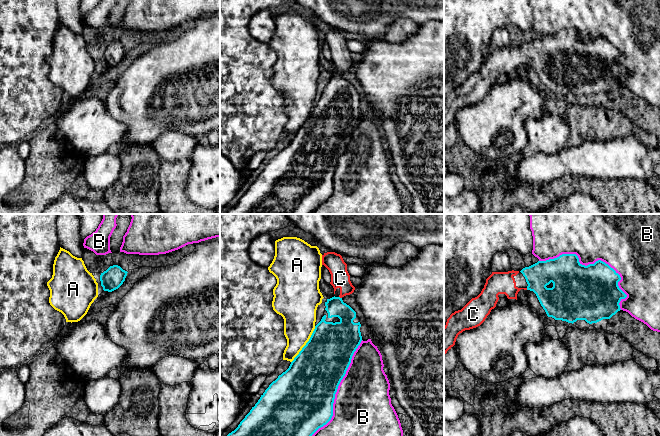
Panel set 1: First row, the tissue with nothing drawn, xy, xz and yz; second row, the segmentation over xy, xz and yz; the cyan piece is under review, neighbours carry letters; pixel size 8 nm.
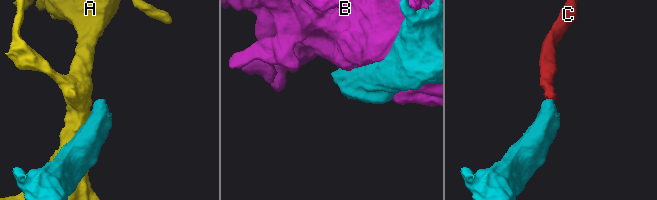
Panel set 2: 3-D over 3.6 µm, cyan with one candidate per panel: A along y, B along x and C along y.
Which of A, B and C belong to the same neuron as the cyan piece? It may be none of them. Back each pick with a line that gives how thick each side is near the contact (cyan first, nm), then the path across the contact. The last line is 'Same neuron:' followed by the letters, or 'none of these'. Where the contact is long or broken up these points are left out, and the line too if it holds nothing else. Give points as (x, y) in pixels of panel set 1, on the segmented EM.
C: 160 nm thick on the cyan side, 160 nm on the other; runs through xz (335, 307), (339, 297), (340, 278)
Same neuron: C

